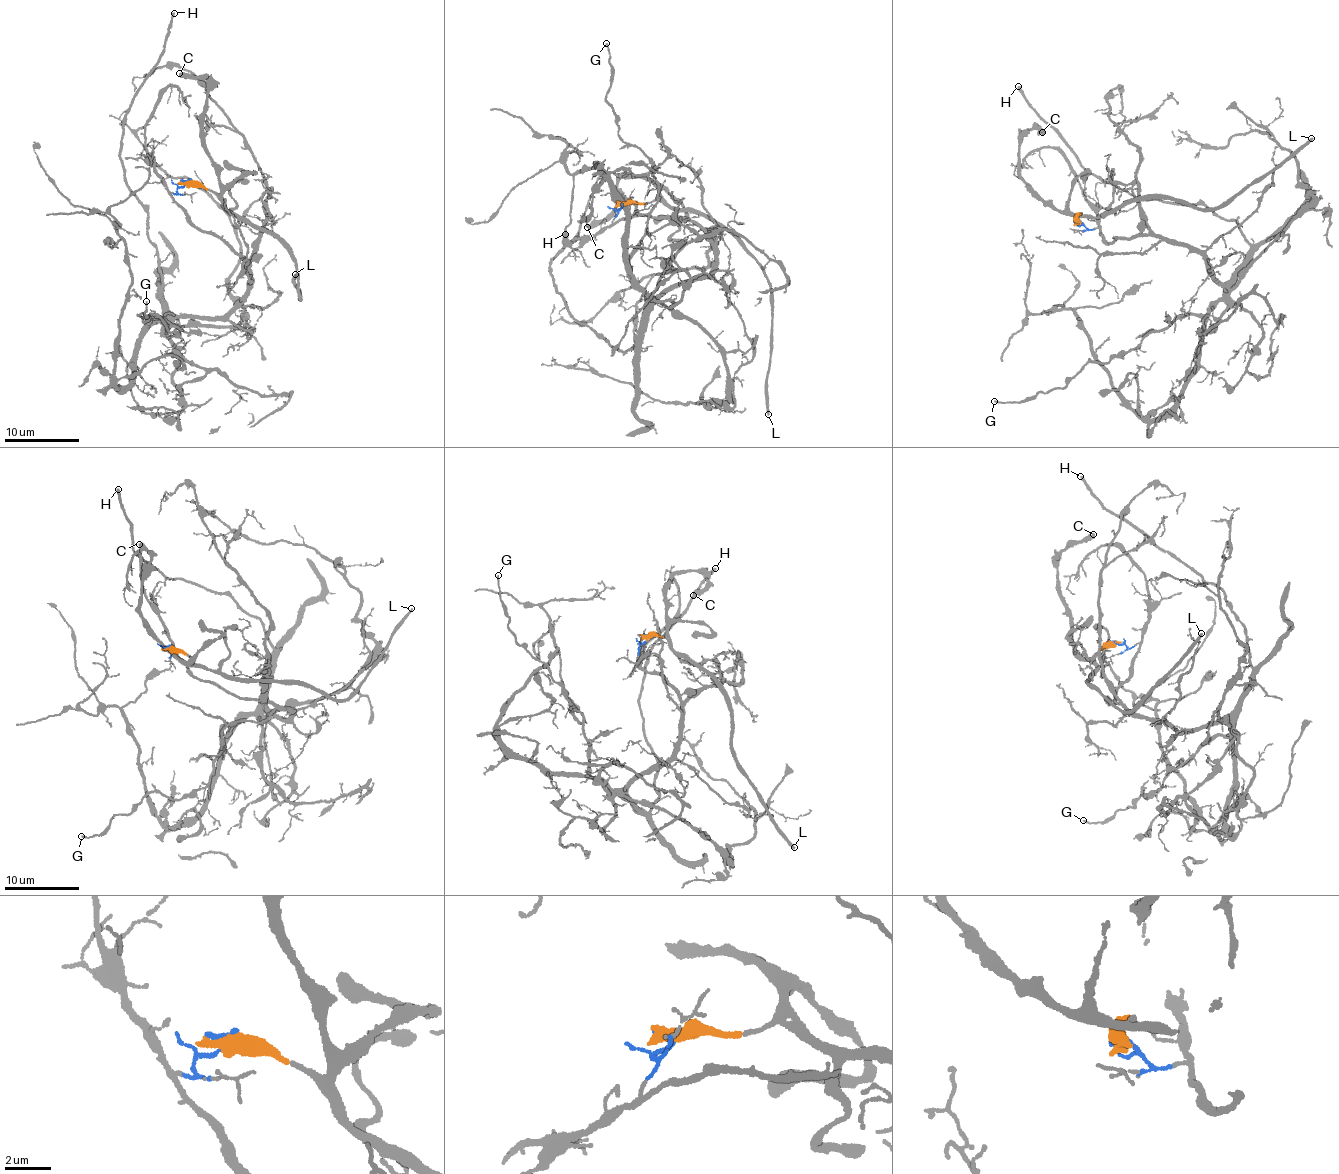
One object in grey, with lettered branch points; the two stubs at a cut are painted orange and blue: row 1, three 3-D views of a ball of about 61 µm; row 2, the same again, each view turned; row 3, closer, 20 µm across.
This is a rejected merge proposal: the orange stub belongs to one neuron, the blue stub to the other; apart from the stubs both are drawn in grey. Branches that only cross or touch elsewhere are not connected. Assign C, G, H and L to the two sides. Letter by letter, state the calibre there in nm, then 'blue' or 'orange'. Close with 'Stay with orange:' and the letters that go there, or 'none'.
C: 500 nm thick; orange
G: 160 nm thick; blue
H: 240 nm thick; blue
L: 240 nm thick; orange
Stay with orange: C, L

